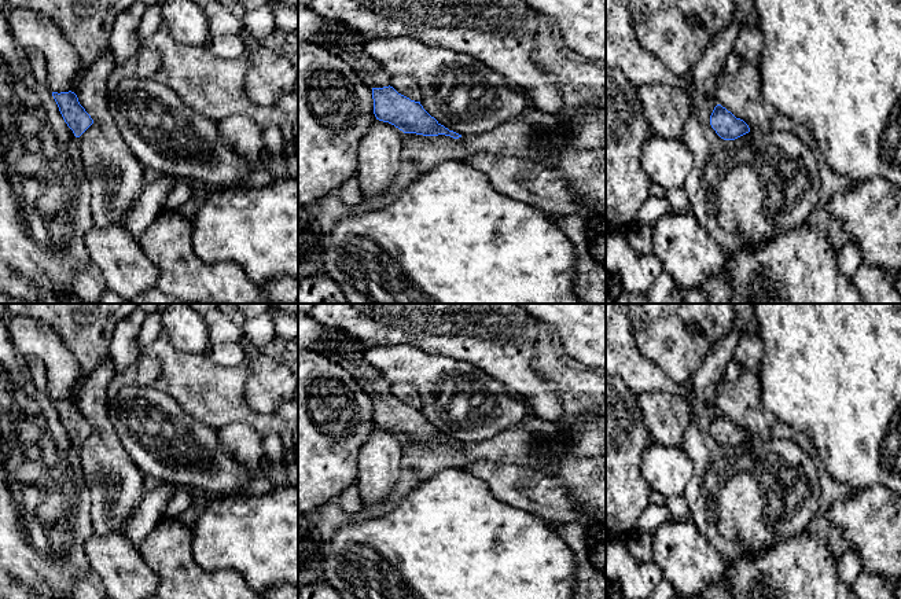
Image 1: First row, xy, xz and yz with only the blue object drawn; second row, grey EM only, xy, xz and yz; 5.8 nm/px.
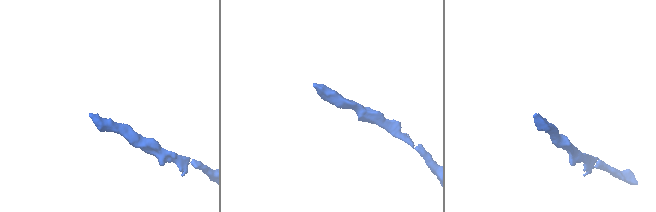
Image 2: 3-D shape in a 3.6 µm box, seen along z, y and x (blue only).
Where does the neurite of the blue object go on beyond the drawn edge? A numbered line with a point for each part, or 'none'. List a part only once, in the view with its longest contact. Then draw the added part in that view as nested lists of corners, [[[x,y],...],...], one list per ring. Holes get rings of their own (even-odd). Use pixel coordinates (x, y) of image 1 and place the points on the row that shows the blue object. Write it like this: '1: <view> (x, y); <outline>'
1: xz (367, 69); [[[349,32],[343,38],[352,41],[349,48],[342,48],[341,45],[327,45],[326,48],[331,54],[342,58],[369,88],[389,87],[391,77],[357,47],[358,36]]]

